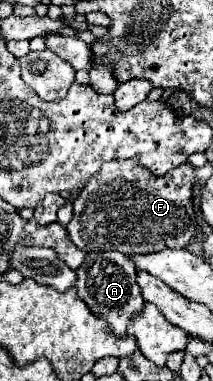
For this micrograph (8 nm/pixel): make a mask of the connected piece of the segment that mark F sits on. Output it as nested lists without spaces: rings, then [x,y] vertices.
[[[115,160],[103,164],[103,168],[87,182],[87,186],[73,200],[73,220],[67,226],[69,238],[83,252],[117,250],[123,254],[149,254],[165,248],[187,248],[197,232],[197,218],[193,210],[193,186],[197,182],[195,168],[185,162],[171,170],[171,180],[147,172],[135,160]]]

